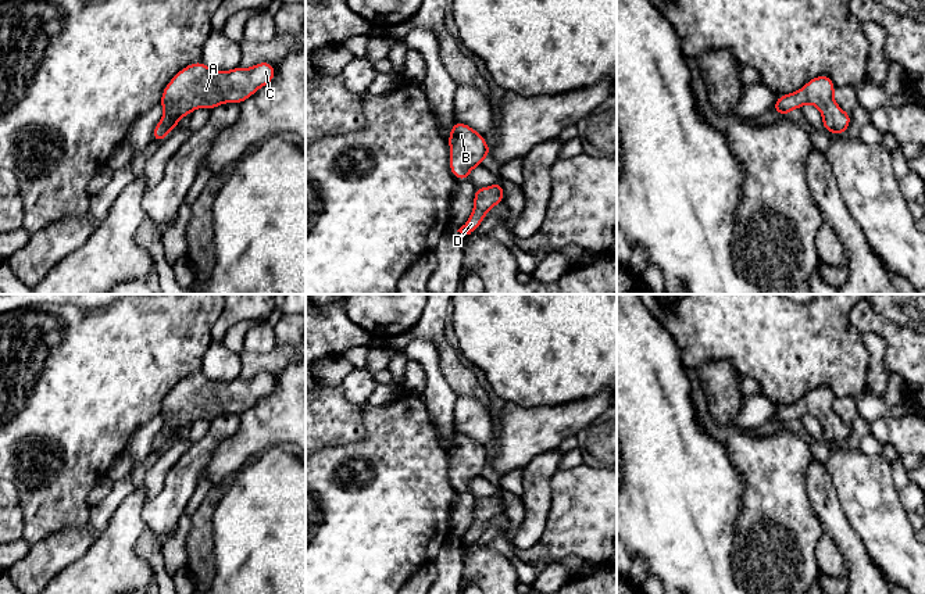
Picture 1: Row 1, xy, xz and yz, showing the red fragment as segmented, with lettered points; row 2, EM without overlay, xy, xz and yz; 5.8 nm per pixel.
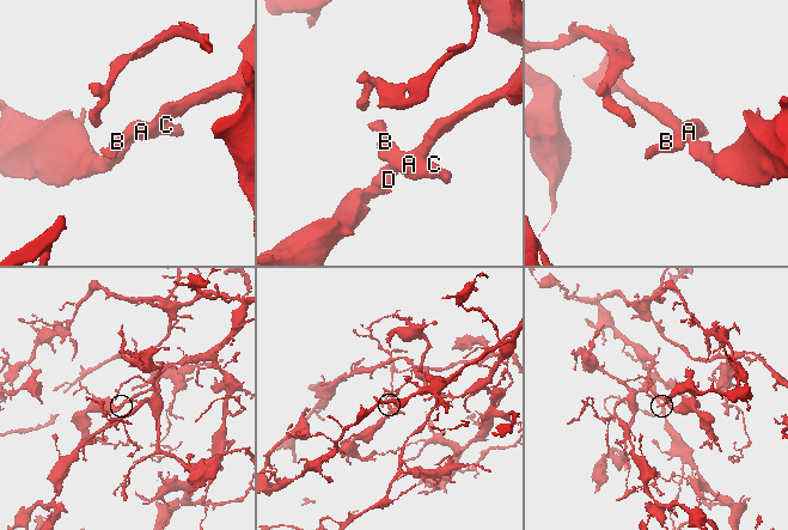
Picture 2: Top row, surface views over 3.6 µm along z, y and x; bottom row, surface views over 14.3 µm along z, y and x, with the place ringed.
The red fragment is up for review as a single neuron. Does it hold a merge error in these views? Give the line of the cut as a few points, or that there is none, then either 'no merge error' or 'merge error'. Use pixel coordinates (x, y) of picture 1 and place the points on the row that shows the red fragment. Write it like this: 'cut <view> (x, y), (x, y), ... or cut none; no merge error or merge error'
cut none; no merge error

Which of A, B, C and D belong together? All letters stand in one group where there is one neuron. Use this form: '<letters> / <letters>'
A B C D

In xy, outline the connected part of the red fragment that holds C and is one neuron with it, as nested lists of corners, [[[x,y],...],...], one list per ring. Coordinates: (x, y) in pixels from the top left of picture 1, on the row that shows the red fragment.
[[[203,61],[182,68],[164,87],[160,105],[164,115],[154,126],[154,142],[162,142],[196,108],[217,108],[225,103],[242,104],[275,78],[275,65],[261,61],[251,68],[231,71],[208,68]]]

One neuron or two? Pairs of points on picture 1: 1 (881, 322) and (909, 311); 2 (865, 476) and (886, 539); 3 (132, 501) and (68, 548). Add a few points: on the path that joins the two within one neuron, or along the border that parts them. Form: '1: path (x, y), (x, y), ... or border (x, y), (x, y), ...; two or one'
1: border (872, 308), (910, 328); two
2: path (867, 491), (871, 505), (882, 523); one
3: border (97, 535), (95, 541), (75, 559); two

